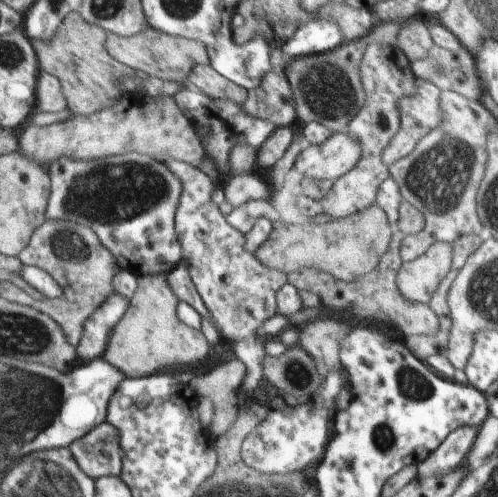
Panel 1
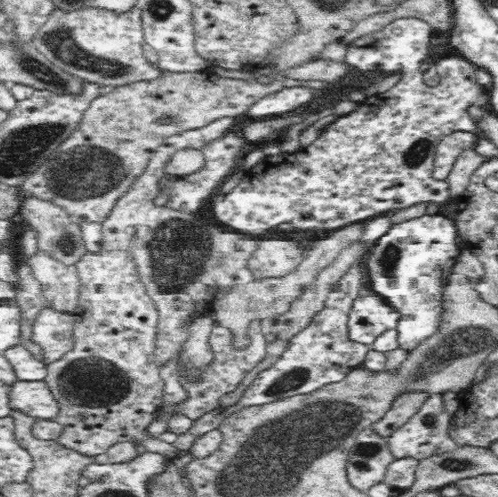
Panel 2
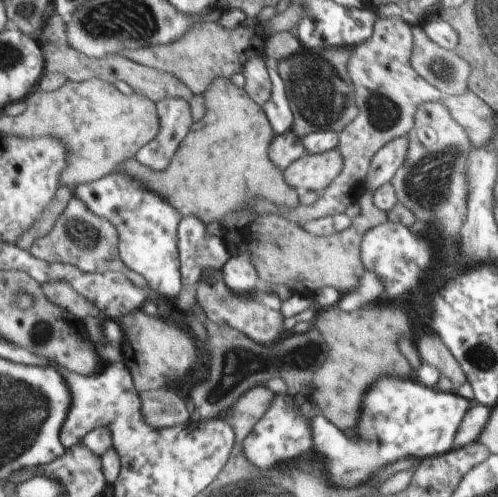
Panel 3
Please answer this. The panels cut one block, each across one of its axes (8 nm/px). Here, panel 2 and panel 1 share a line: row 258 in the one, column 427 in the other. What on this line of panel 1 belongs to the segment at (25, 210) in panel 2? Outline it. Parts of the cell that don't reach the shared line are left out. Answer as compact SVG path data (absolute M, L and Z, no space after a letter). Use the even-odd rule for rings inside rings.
M433 44L425 60L413 62L413 72L417 78L431 80L439 90L459 94L467 100L481 98L477 66L465 48L451 52Z

